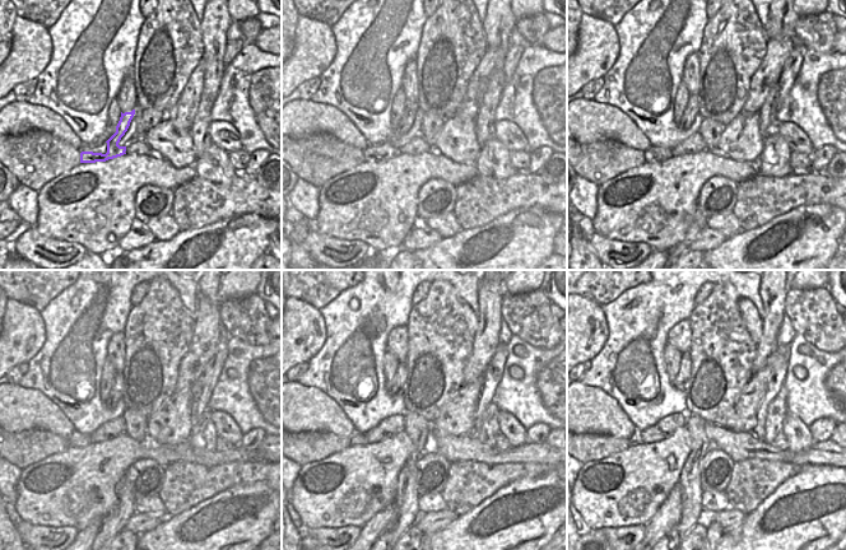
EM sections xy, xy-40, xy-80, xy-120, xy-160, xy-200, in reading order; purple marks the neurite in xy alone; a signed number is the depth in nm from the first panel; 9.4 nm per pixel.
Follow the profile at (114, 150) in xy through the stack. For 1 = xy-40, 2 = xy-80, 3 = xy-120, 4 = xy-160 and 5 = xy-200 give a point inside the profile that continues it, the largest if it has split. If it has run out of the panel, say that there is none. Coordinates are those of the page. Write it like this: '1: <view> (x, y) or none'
1: xy-40 (410, 112)
2: xy-80 (692, 105)
3: xy-120 (116, 392)
4: xy-160 (400, 376)
5: xy-200 (686, 364)

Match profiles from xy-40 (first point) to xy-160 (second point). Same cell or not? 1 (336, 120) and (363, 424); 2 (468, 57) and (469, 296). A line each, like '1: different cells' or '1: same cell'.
1: different cells
2: different cells

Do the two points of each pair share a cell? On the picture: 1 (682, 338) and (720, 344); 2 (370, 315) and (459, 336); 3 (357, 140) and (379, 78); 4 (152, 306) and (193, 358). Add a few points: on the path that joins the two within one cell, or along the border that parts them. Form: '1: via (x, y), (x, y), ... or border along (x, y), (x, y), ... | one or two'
1: border along (688, 318), (691, 329), (689, 353) | two
2: border along (413, 306), (405, 325) | two
3: border along (339, 110), (370, 144) | two
4: border along (195, 321), (191, 343), (179, 364), (177, 378) | two

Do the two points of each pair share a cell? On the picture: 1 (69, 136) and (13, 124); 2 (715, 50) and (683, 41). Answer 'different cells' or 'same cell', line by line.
1: same cell
2: different cells

